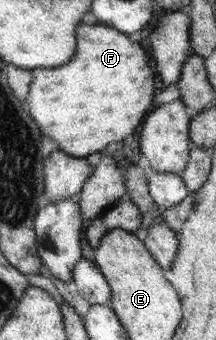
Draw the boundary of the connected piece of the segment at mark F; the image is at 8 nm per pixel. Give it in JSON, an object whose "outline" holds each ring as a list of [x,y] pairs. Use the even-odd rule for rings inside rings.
{"outline":[[[80,25],[76,29],[76,55],[68,65],[54,69],[34,69],[26,105],[30,117],[36,121],[40,131],[58,143],[58,149],[71,157],[86,158],[92,153],[103,153],[109,143],[129,141],[134,129],[143,122],[152,105],[154,77],[150,57],[140,43],[134,43],[124,32],[106,25]]]}

